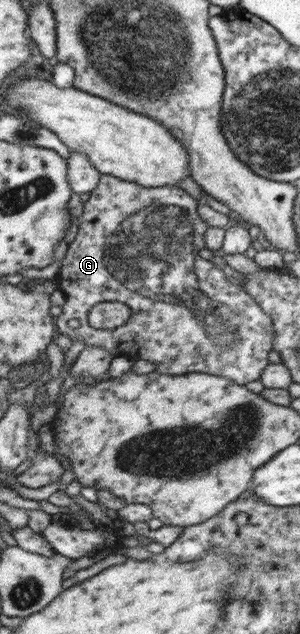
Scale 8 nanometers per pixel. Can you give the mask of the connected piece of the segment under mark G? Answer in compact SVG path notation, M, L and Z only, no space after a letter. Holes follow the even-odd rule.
M101 175L97 186L89 191L89 198L83 203L81 215L78 218L77 234L66 249L61 259L61 267L55 276L56 286L62 292L65 302L61 306L61 313L57 316L57 332L65 334L69 340L82 340L86 346L98 346L113 355L124 355L133 360L149 360L155 364L155 372L163 375L183 375L189 372L203 372L207 375L219 376L237 385L258 380L261 372L269 366L269 356L273 356L274 338L276 329L273 319L260 308L247 291L239 285L231 286L225 279L220 267L214 266L211 261L201 259L199 250L205 247L204 236L207 224L197 215L197 202L184 190L177 186L163 186L145 188L129 181L119 180L110 175ZM100 302L122 302L129 307L130 315L125 323L117 328L99 330L88 325L88 312L94 304Z

